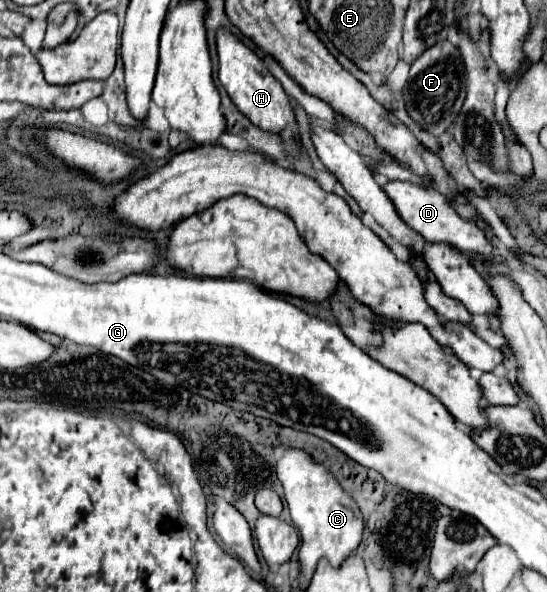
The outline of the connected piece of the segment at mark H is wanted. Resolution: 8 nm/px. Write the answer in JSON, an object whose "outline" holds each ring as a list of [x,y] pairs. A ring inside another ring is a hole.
{"outline":[[[217,28],[215,42],[217,42],[217,56],[219,56],[219,82],[223,84],[223,88],[227,90],[229,98],[239,108],[239,112],[243,112],[255,126],[267,132],[283,132],[283,128],[291,124],[295,116],[289,106],[289,98],[285,90],[265,68],[263,60],[225,28]]]}

